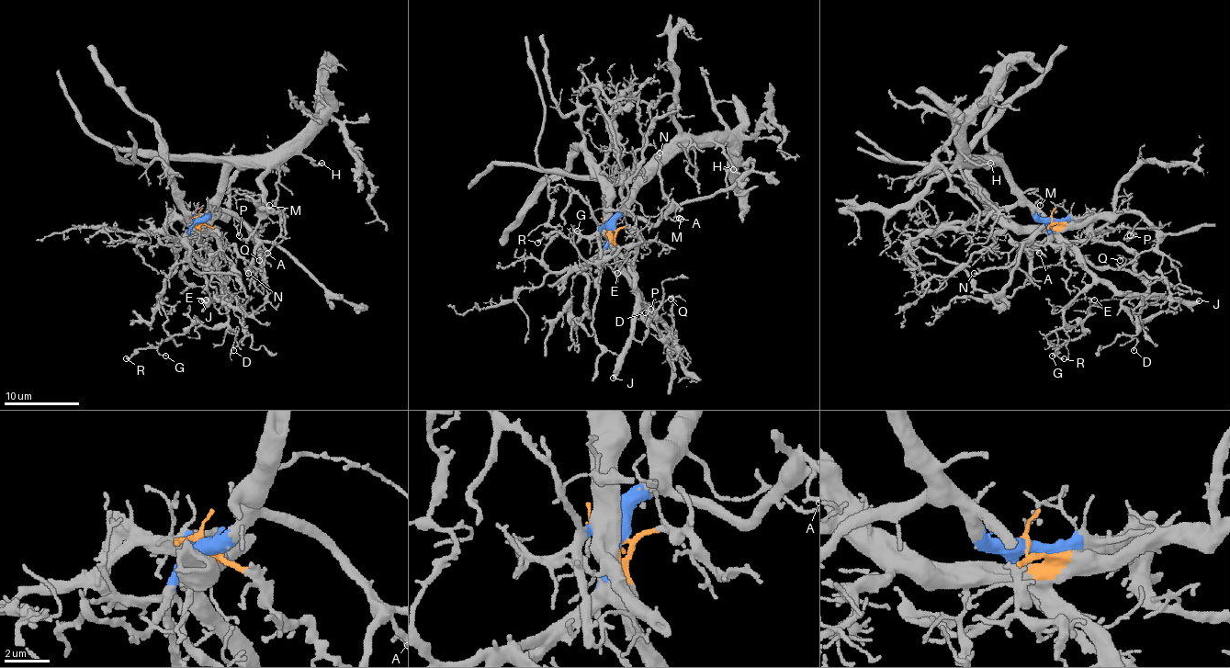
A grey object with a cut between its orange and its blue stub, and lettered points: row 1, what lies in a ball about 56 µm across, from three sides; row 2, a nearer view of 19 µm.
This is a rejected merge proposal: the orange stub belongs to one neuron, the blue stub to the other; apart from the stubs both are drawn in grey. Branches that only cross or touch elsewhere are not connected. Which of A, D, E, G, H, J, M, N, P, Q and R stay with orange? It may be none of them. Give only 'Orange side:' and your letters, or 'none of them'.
Orange side: D, E, G, J, P, Q, R

